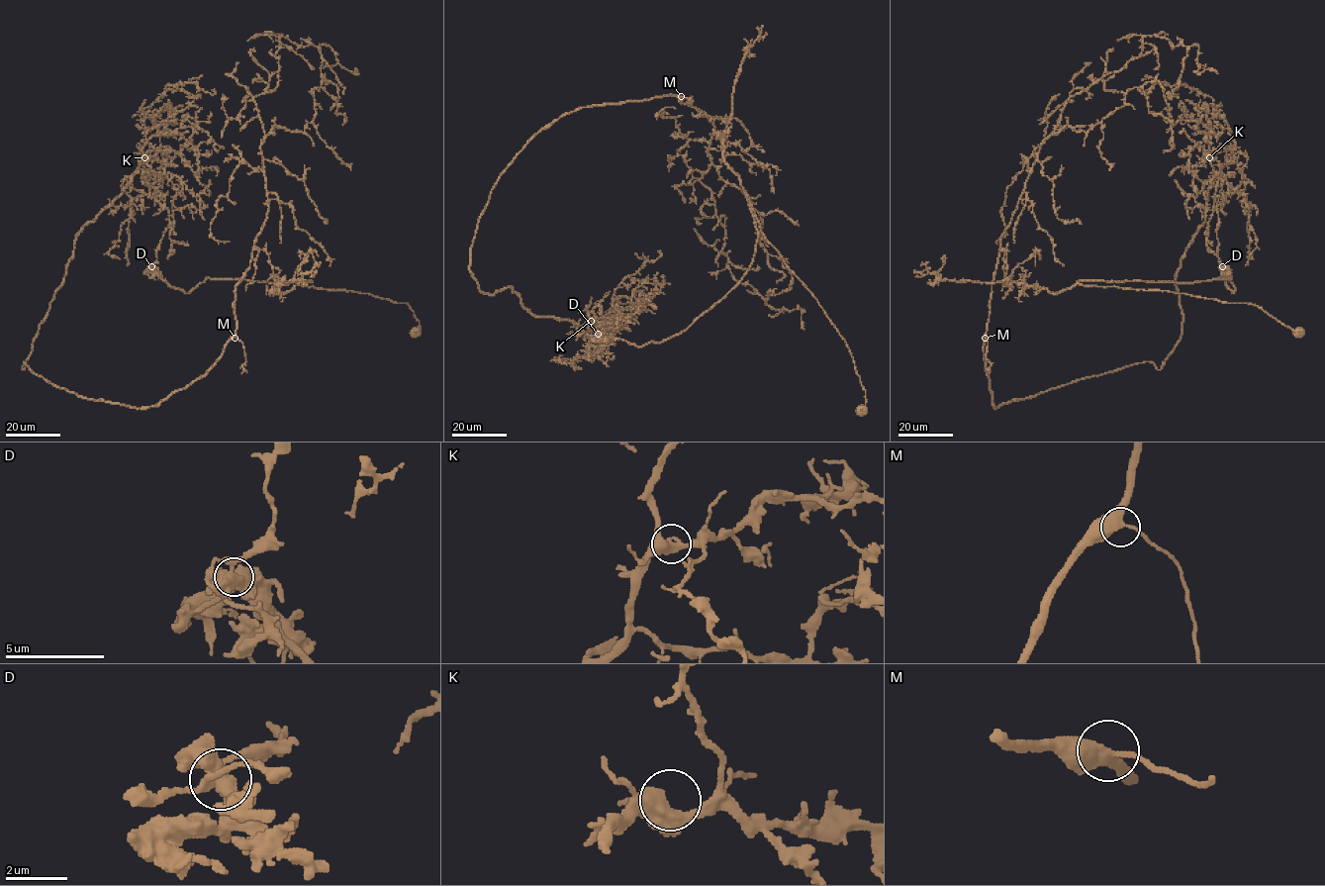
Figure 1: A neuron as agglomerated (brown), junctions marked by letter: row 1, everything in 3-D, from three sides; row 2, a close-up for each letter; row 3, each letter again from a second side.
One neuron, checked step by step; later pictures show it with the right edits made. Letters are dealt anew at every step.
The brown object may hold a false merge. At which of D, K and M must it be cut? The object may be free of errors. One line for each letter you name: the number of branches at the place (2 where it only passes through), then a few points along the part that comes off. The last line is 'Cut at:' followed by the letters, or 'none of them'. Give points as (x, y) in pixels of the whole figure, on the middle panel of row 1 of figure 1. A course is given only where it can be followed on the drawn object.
D: Branches: 3. Course of the part to remove: (598, 334), (661, 343), (718, 302), (755, 250), (744, 188), (764, 237), (844, 340), (866, 392), (858, 415)
Cut at: D

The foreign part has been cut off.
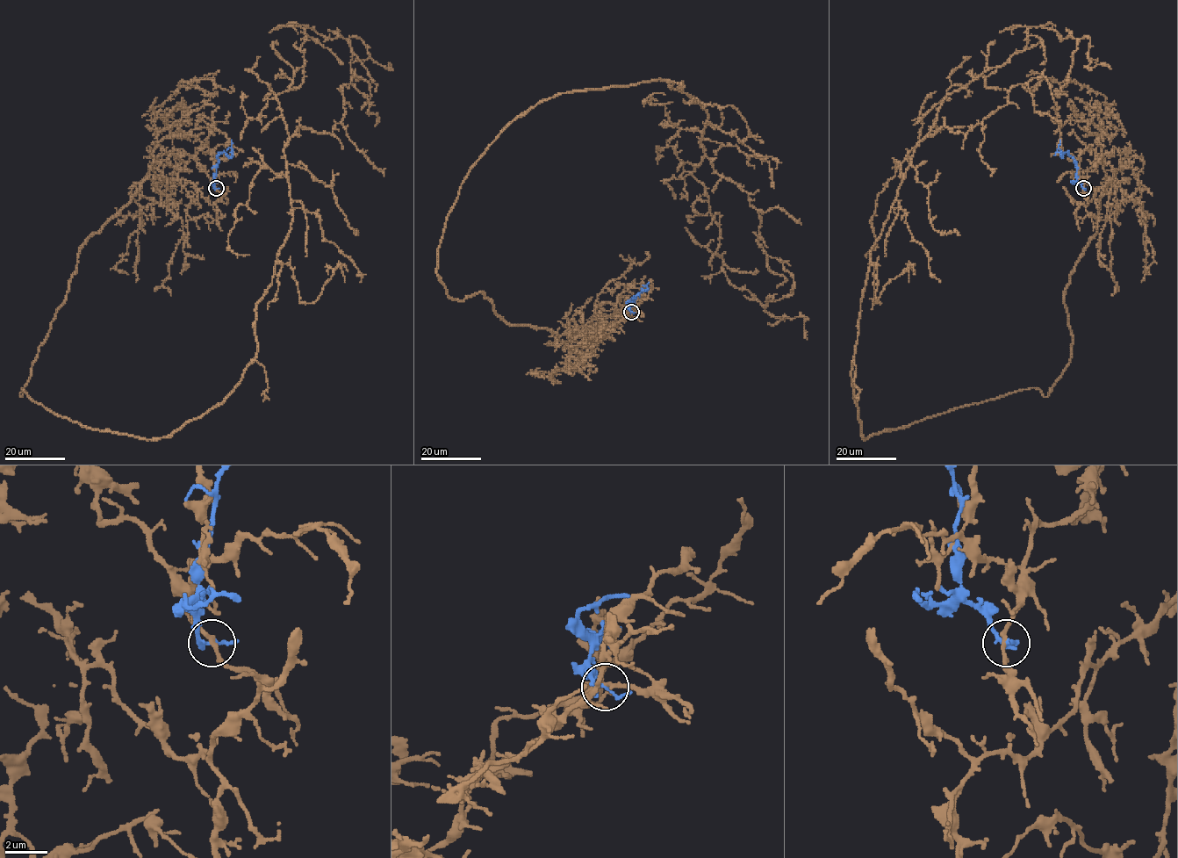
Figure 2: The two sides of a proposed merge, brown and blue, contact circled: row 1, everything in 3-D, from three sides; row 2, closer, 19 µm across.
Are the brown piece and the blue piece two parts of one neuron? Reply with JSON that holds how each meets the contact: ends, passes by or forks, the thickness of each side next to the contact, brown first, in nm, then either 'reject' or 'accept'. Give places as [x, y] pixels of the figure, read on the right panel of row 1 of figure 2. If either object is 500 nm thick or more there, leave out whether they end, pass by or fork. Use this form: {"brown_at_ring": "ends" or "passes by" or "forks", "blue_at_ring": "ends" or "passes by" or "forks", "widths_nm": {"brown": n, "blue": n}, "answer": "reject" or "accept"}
{"brown_at_ring": "passes by", "blue_at_ring": "passes by", "widths_nm": {"brown": 190, "blue": 180}, "answer": "reject"}

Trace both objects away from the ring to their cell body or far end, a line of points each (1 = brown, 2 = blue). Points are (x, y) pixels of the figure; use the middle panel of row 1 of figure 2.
1: (631, 312), (509, 325), (447, 294), (438, 249), (513, 120), (668, 80), (708, 115), (722, 270), (807, 339)
2: (631, 312), (632, 299), (647, 288)

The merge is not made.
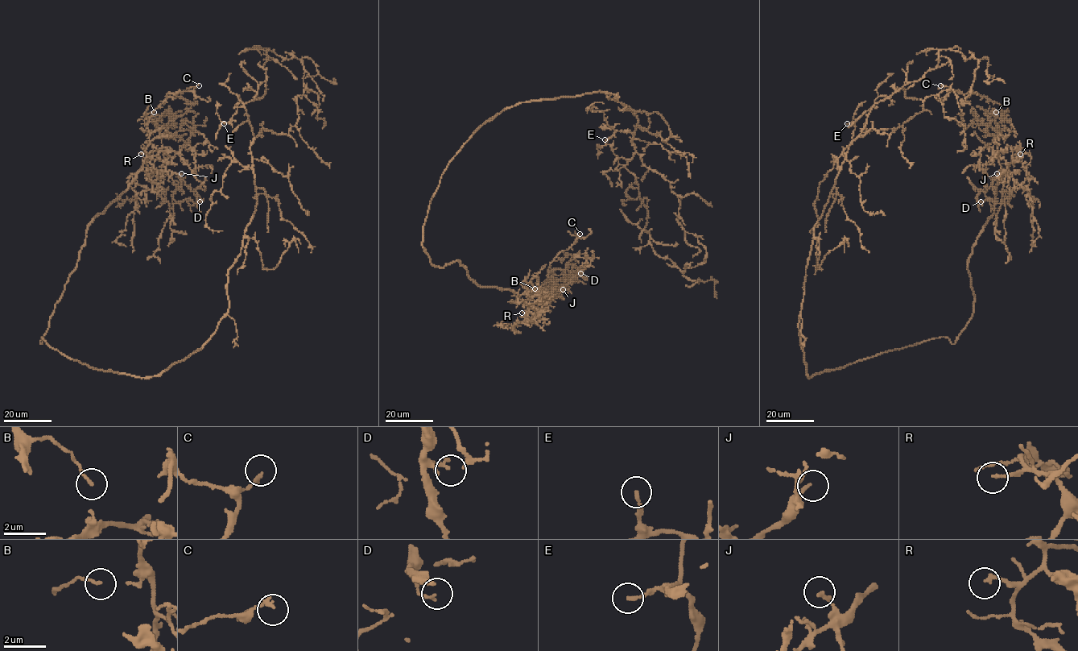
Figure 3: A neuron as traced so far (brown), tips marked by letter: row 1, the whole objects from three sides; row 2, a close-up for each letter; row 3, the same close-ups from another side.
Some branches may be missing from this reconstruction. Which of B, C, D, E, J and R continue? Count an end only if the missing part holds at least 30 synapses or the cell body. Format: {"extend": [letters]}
{"extend": ["R"]}

